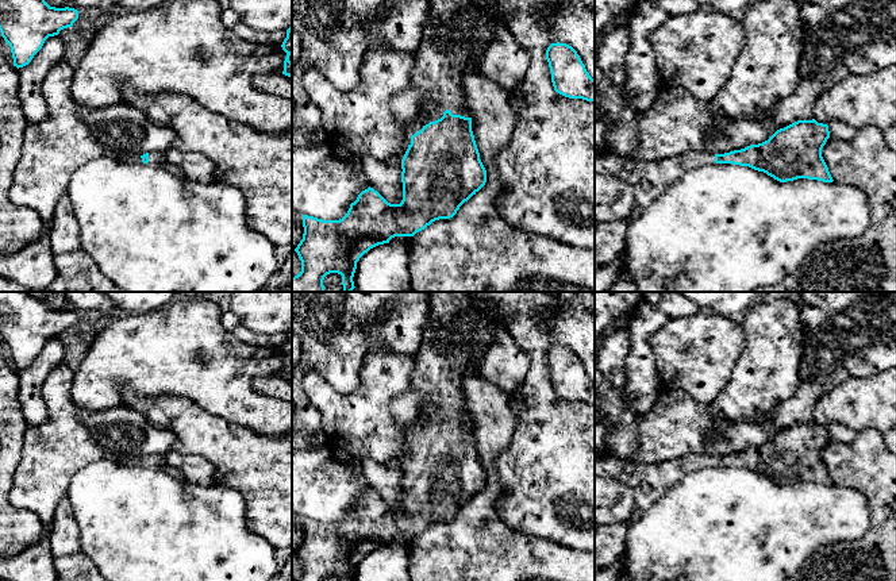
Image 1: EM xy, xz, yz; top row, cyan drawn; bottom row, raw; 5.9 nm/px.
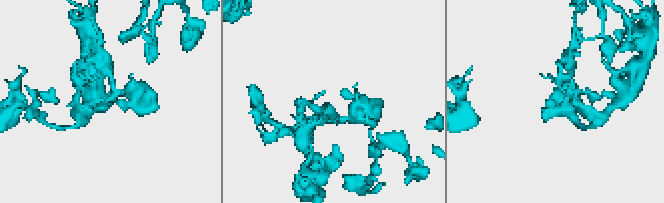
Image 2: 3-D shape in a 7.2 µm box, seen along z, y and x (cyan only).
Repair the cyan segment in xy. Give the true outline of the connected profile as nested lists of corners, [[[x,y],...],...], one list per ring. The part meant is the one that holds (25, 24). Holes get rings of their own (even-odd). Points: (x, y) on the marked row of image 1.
[[[0,0],[0,32],[18,69],[31,62],[49,36],[77,19],[77,9],[50,7],[45,0]]]

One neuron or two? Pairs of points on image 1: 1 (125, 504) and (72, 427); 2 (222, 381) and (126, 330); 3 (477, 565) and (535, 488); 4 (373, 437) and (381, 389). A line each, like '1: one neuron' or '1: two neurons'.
1: two neurons
2: one neuron
3: two neurons
4: one neuron

